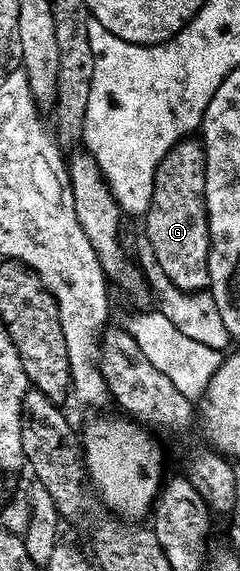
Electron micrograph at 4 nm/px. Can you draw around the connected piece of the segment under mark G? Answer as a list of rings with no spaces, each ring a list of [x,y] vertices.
[[[185,138],[166,154],[156,171],[154,194],[143,217],[143,234],[154,248],[154,258],[174,286],[186,292],[208,288],[208,211],[204,205],[206,162],[199,139]]]

